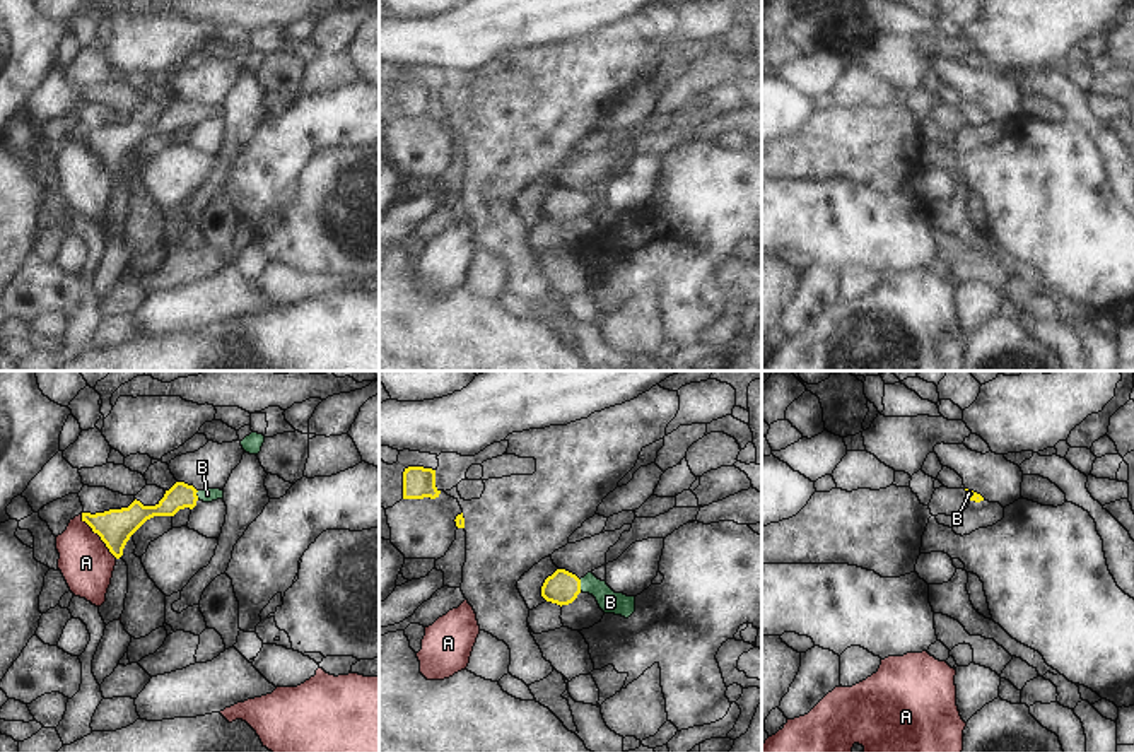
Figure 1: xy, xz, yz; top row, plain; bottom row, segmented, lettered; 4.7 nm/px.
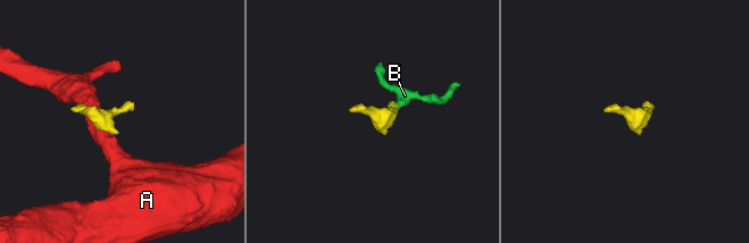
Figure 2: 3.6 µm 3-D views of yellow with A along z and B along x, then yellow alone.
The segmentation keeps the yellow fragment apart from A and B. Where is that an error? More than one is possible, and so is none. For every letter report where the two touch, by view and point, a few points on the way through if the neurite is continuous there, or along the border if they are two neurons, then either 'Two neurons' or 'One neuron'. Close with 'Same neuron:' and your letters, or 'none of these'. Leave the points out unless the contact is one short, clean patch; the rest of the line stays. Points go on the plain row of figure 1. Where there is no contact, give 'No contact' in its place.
A: Touches yellow at xy (98, 151). Boundary: xy (81, 130), (81, 135), (116, 175). Two neurons
B: Touches yellow at xz (579, 202). Path across: xz (562, 204), (579, 202), (593, 202), (610, 219). One neuron
Same neuron: B

